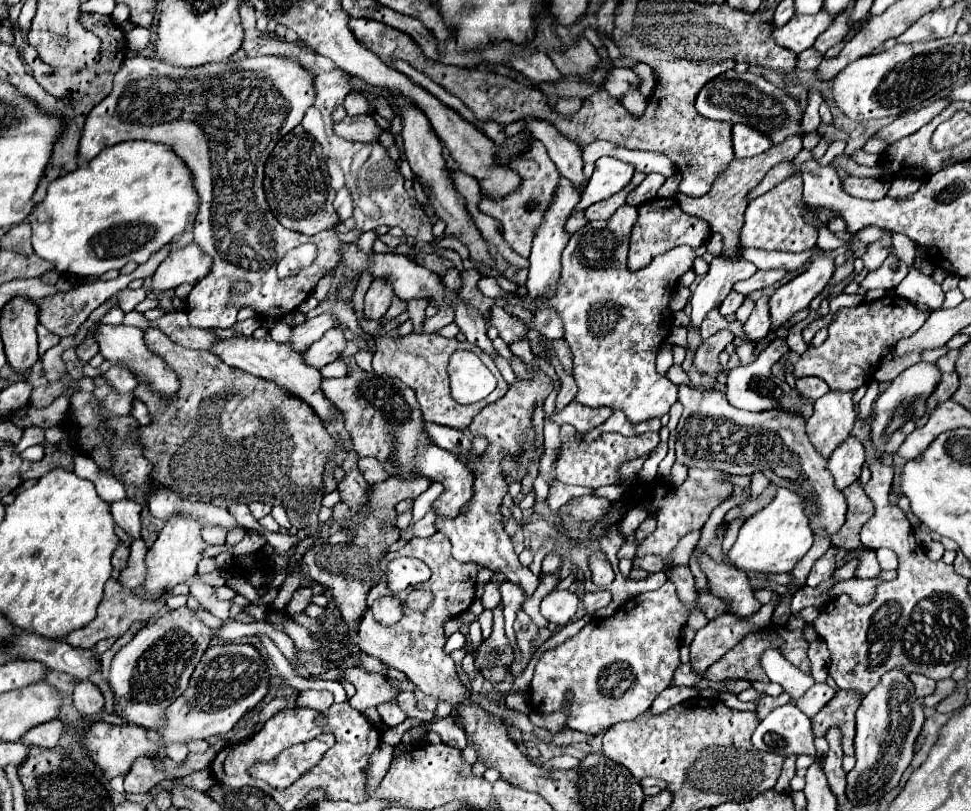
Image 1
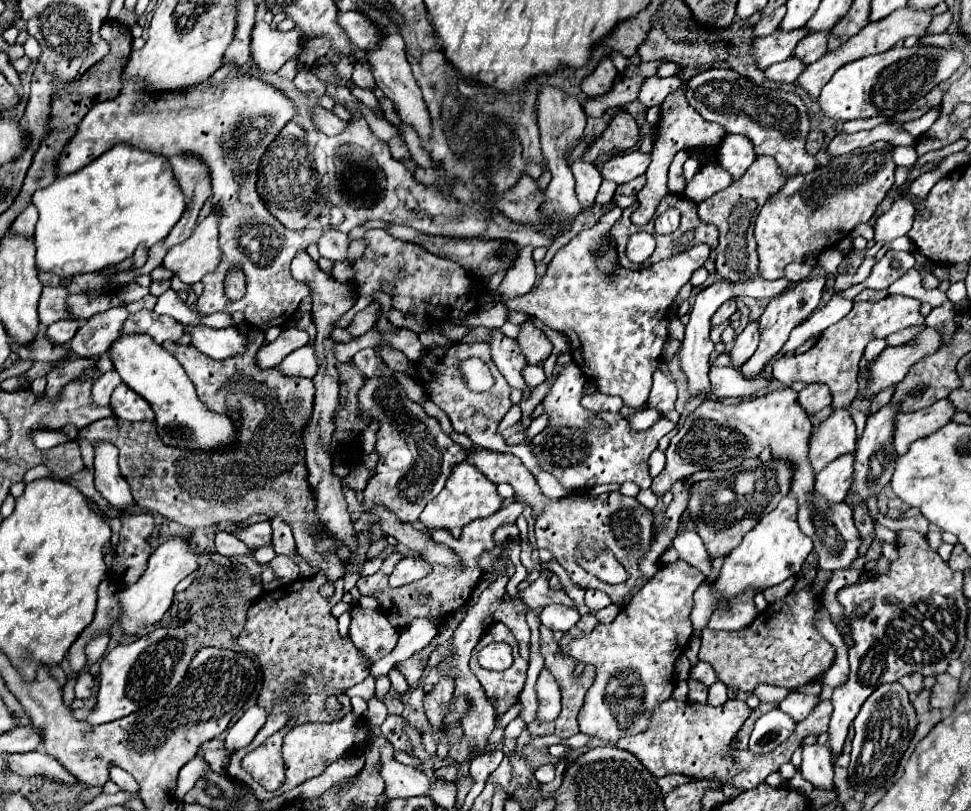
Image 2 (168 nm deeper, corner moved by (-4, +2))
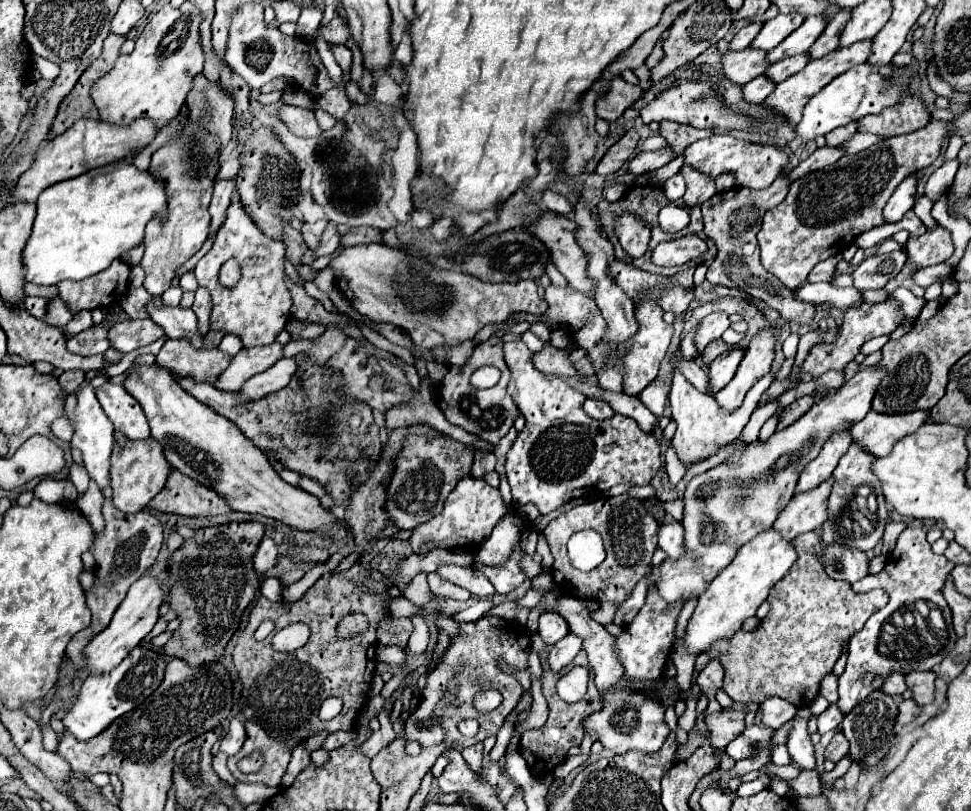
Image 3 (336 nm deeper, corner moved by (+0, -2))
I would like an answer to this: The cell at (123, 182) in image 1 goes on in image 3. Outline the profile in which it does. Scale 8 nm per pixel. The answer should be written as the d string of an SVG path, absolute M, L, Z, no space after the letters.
M109 163L87 171L79 177L55 183L47 187L37 199L37 217L33 225L33 233L23 251L25 279L37 285L57 285L59 281L71 279L81 281L91 277L103 269L107 269L115 259L121 259L123 253L131 251L143 241L143 231L147 223L155 217L167 219L167 199L165 185L149 171L139 171L133 163Z

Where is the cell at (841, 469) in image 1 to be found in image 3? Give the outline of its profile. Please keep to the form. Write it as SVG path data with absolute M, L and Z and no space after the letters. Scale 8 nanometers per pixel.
M833 477L807 493L795 493L789 505L779 513L773 527L789 541L801 533L819 529L827 521L827 497L831 493L831 485Z

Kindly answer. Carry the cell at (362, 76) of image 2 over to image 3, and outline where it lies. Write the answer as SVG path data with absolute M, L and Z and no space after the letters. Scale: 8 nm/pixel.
M333 45L333 55L335 55L339 67L343 69L343 73L351 73L351 61L353 61L351 49L343 47L343 45Z

